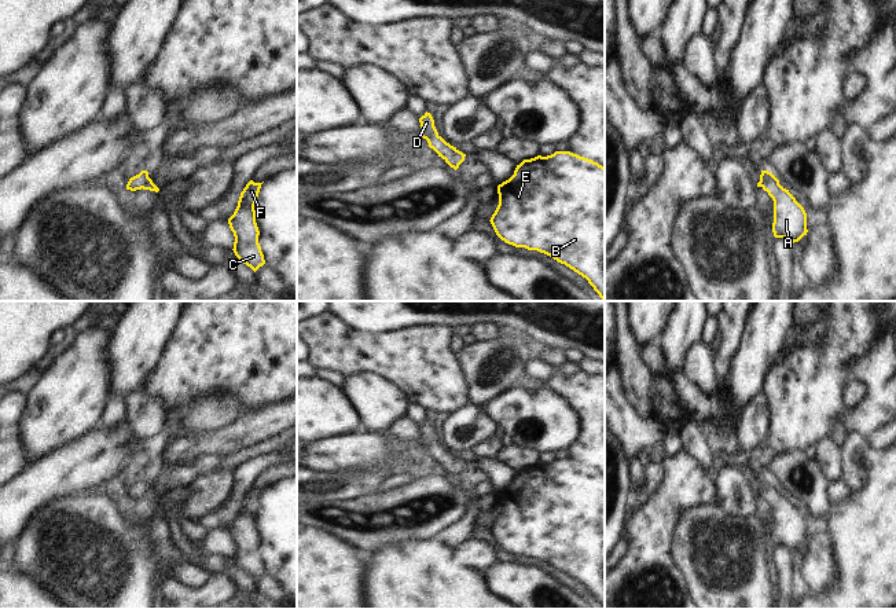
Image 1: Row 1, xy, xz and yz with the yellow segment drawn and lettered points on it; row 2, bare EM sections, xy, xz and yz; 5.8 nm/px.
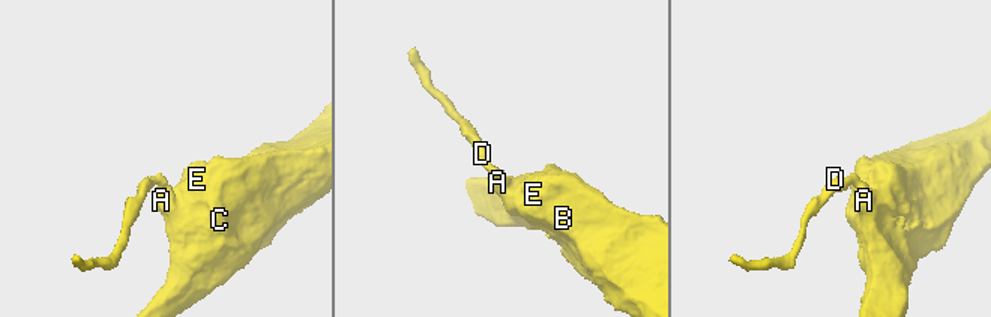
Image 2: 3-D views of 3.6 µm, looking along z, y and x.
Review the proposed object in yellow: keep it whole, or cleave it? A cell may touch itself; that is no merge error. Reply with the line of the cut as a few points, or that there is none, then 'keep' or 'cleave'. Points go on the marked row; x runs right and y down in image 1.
no cut | keep

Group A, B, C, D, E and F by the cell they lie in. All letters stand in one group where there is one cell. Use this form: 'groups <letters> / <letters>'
groups A B C D E F

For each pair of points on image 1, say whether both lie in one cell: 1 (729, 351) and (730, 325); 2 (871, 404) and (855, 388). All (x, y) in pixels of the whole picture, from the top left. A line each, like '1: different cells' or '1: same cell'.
1: same cell
2: different cells

